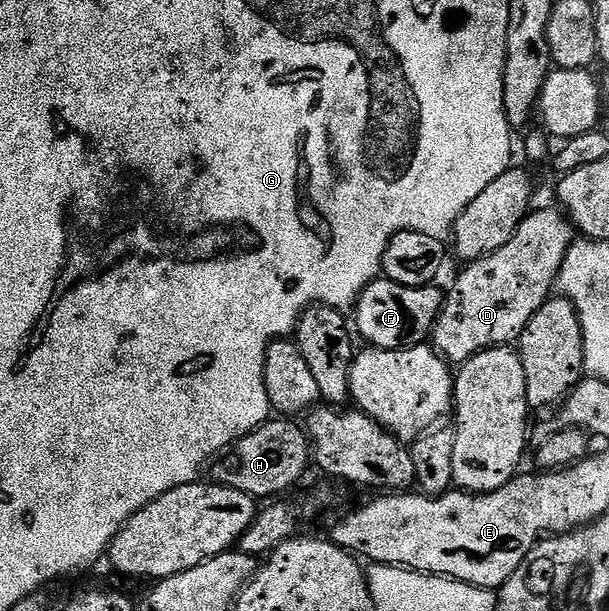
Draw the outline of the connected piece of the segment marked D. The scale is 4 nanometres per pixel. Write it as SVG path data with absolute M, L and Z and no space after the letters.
M557 207L537 210L517 226L504 247L465 265L450 290L447 289L431 331L433 347L447 361L461 364L480 350L515 343L528 320L551 295L553 284L565 267L574 229Z

